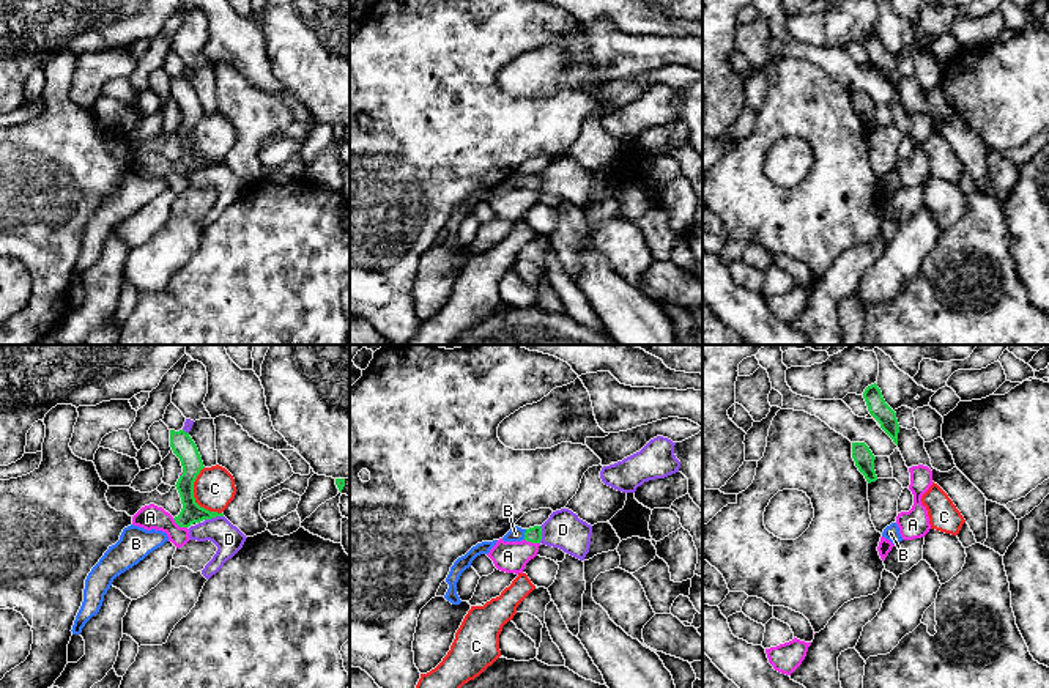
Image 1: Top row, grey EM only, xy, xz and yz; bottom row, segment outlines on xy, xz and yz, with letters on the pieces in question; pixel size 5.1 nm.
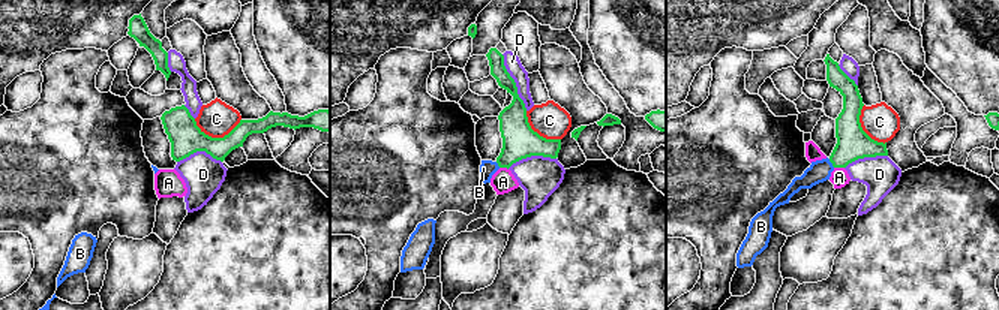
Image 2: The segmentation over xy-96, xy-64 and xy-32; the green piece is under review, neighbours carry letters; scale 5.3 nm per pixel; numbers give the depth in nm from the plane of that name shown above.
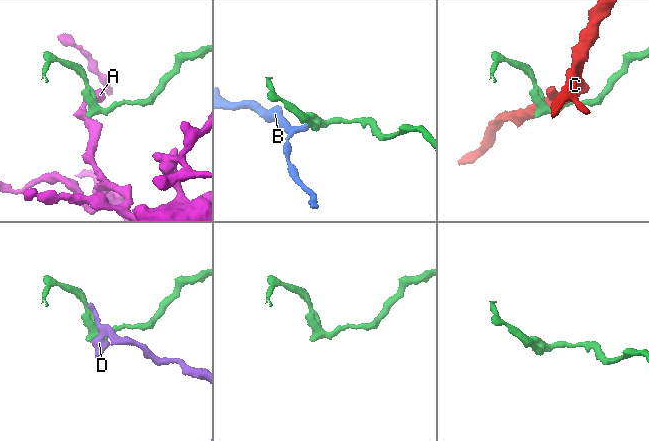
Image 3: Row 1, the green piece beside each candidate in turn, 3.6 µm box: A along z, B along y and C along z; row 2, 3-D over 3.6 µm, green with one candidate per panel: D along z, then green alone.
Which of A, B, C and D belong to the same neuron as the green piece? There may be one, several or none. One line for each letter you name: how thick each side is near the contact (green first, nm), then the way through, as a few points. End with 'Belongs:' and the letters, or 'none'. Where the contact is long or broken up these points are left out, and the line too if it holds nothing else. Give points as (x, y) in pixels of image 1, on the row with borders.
B: 80/80 nm | across xz (533, 534), (525, 534), (515, 534)
Belongs: B

